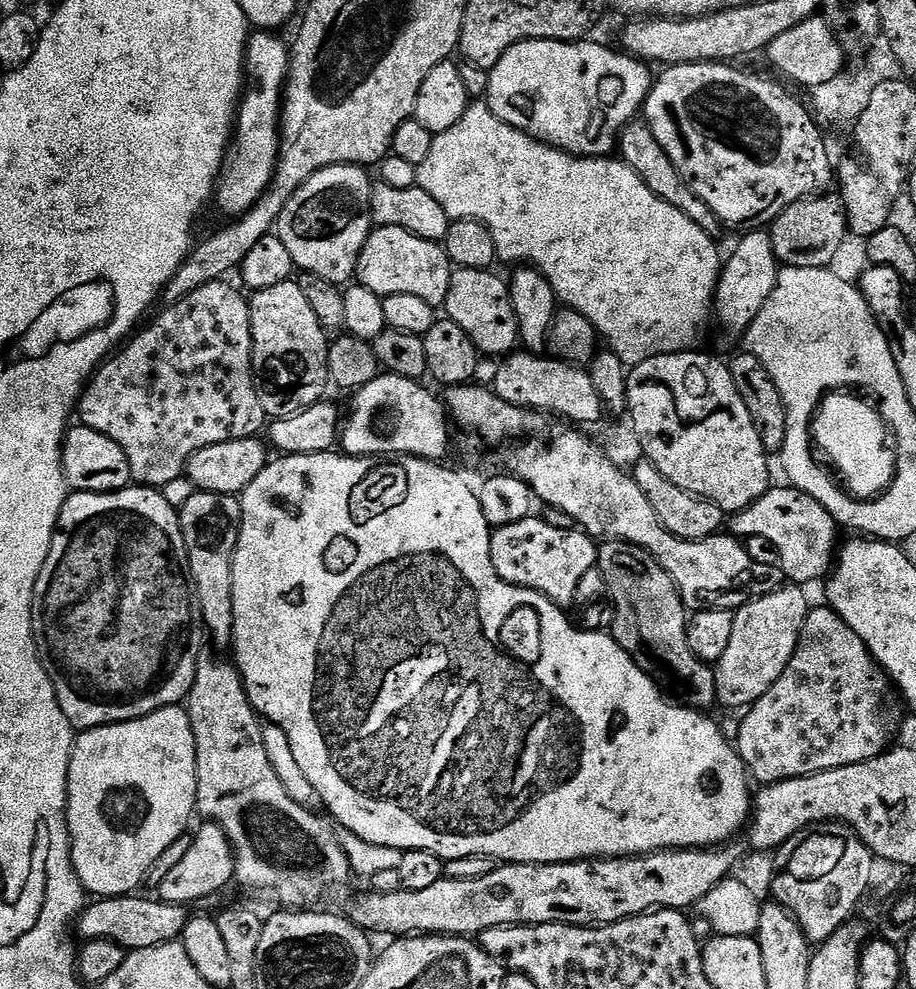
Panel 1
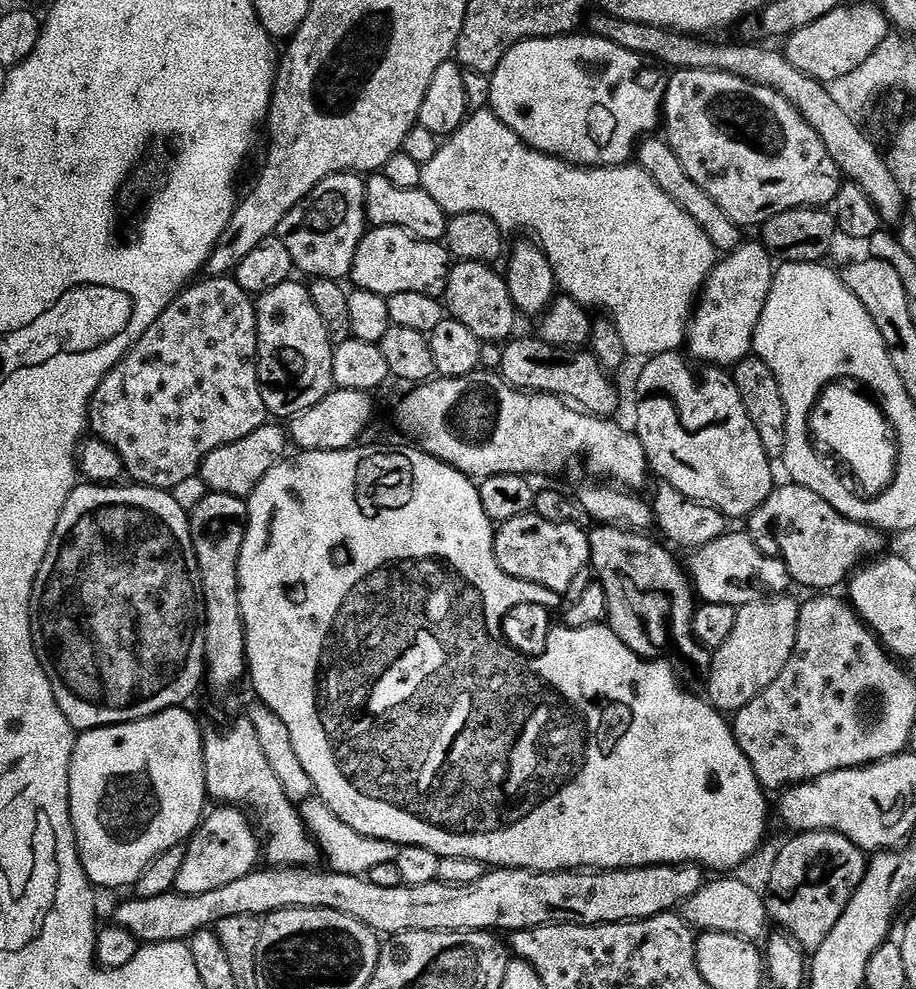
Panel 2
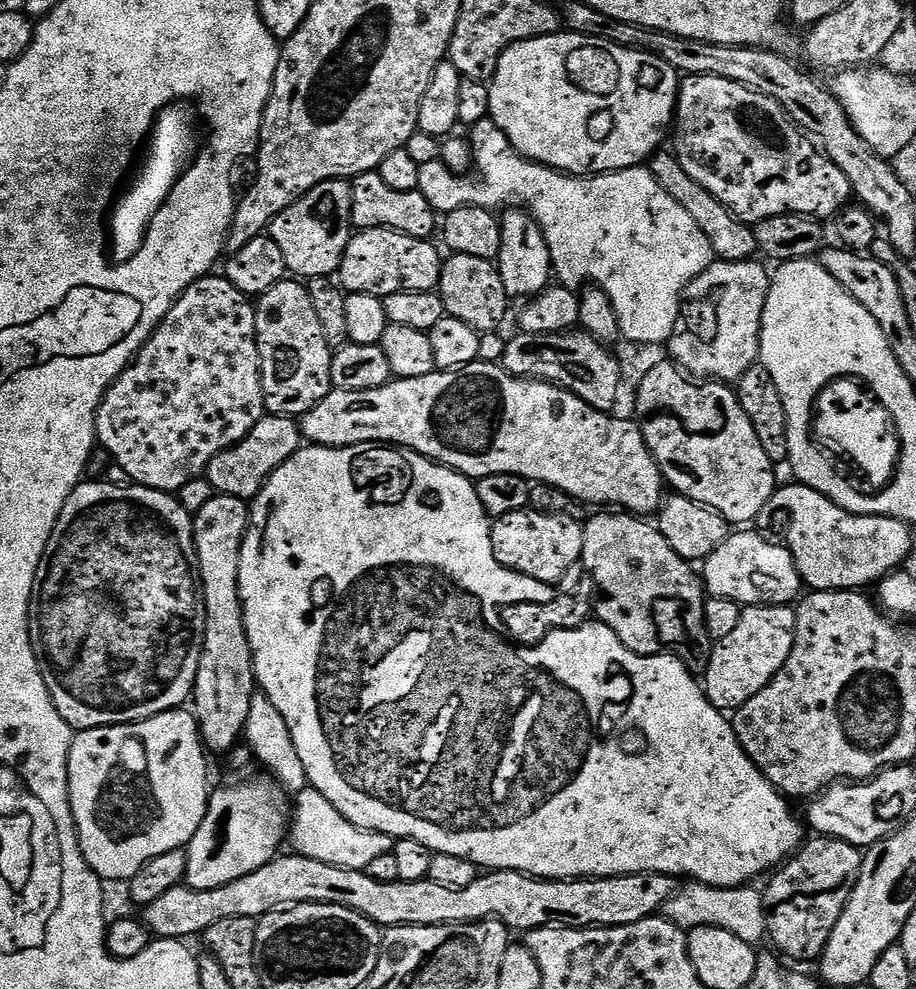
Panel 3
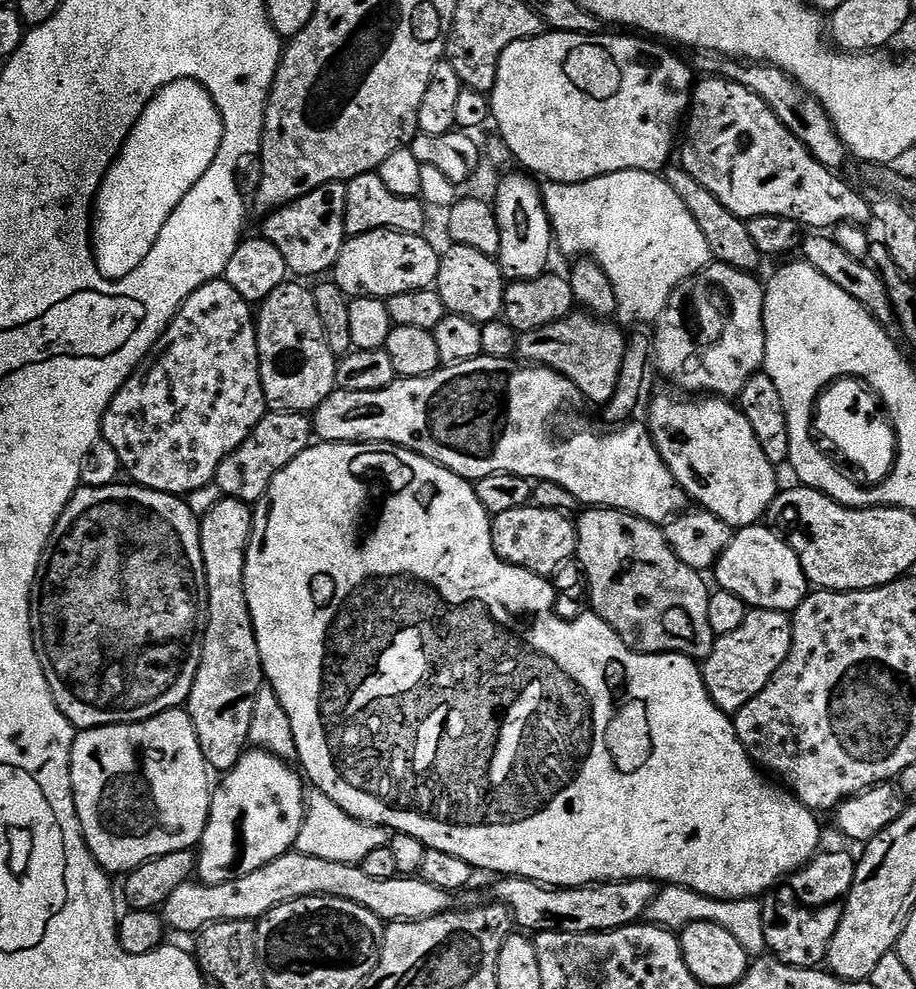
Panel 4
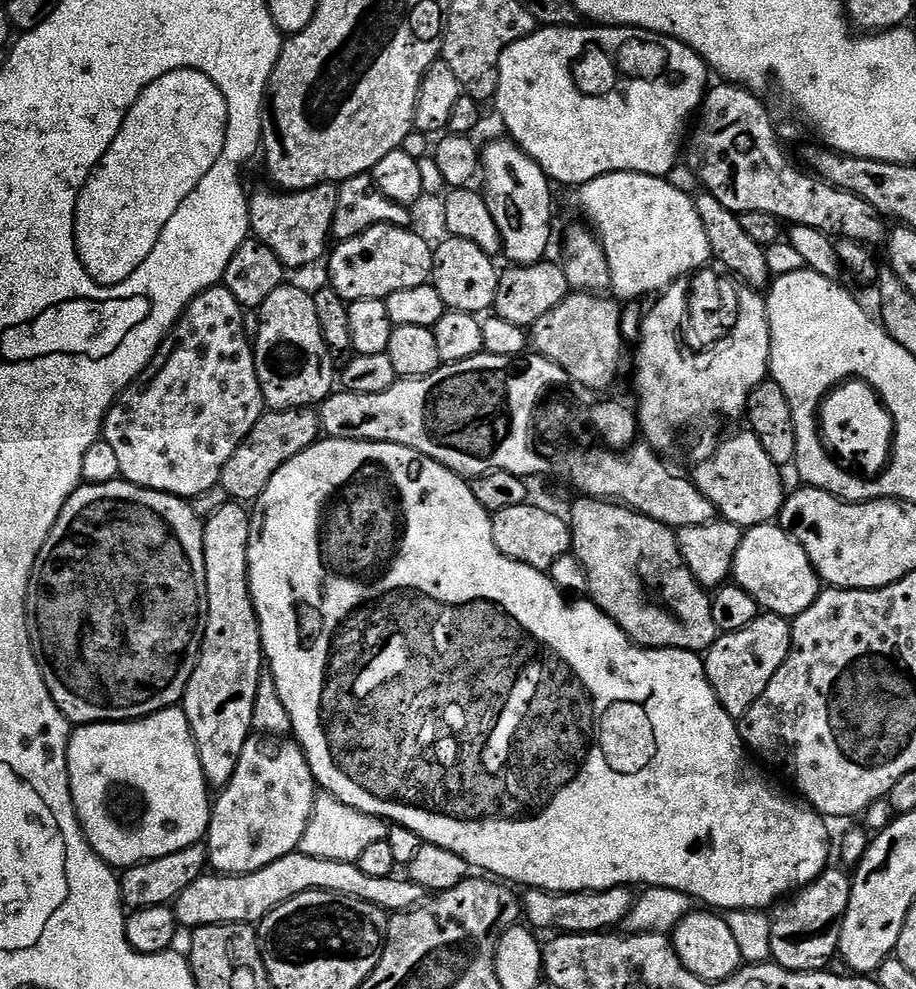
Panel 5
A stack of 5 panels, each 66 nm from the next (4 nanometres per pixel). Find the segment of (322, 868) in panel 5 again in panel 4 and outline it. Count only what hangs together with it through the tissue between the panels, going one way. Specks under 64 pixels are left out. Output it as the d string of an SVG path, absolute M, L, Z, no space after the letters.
M293 850L287 852L282 858L274 858L266 866L254 870L245 876L235 876L233 880L227 880L221 884L201 884L189 882L178 886L170 898L162 906L162 915L165 925L176 932L192 932L198 934L204 928L212 924L220 924L224 920L250 920L259 921L260 917L282 906L291 900L306 898L307 896L333 896L350 902L358 902L358 906L366 906L379 920L395 922L397 920L425 920L434 918L438 914L449 911L453 907L453 897L446 890L438 890L430 882L419 878L397 878L386 882L377 882L375 878L369 878L366 870L362 870L355 864L343 864L342 862L326 861L323 858L310 857L306 854Z

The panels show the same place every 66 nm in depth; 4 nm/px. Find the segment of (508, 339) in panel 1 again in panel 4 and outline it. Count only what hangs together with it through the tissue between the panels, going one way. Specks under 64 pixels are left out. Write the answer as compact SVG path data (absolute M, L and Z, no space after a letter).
M461 244L443 249L434 290L451 315L472 320L481 326L499 321L504 311L505 287L504 273L493 257L478 254L478 250L470 250L470 246Z

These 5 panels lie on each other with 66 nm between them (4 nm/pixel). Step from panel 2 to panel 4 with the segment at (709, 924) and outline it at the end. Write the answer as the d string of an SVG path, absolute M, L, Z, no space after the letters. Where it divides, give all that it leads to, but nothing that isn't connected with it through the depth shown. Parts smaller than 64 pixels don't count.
M679 884L661 887L652 900L646 913L647 923L657 924L659 928L683 930L694 922L710 922L714 926L722 926L729 934L734 934L748 952L749 957L759 958L765 955L768 943L764 929L764 905L759 899L751 900L712 900L706 894L698 894L689 888L681 888Z

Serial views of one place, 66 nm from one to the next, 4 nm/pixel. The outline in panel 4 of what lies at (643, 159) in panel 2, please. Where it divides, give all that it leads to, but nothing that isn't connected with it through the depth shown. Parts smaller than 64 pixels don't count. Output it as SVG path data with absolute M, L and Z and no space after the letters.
M669 167L666 179L670 190L674 190L674 194L678 194L678 198L682 198L682 202L686 202L686 210L690 210L694 222L698 222L698 227L702 230L708 243L711 259L737 268L740 272L755 273L756 267L762 263L762 257L758 246L754 246L754 242L750 238L747 223L738 219L734 214L730 214L730 210L726 210L726 206L722 206L722 202L718 202L718 198L714 198L714 194L710 194L710 190L706 190L706 186L702 186L702 182L694 179L684 171L683 167Z

